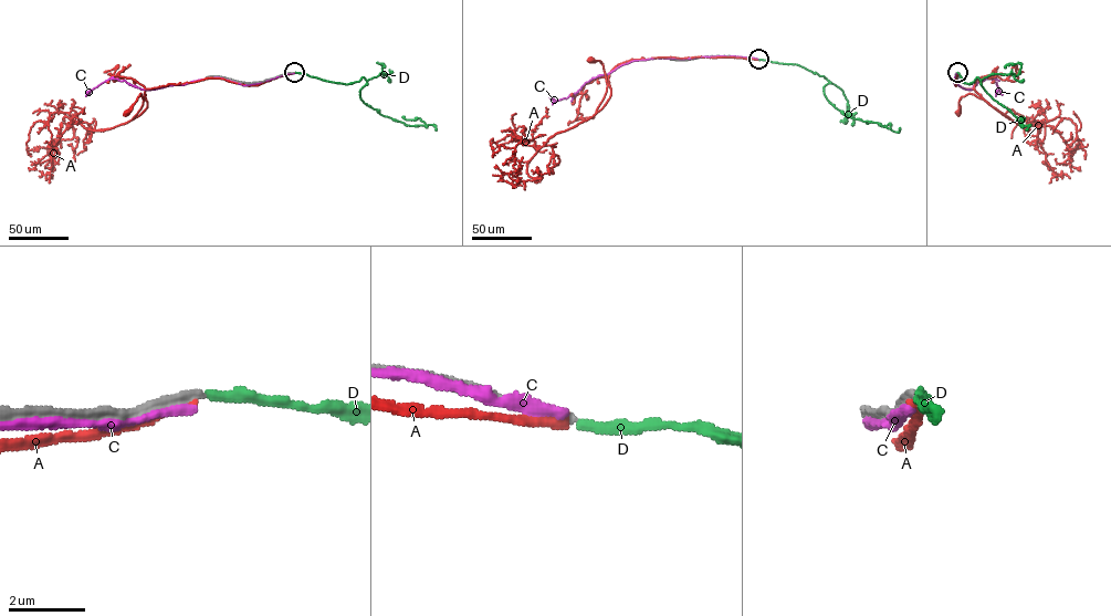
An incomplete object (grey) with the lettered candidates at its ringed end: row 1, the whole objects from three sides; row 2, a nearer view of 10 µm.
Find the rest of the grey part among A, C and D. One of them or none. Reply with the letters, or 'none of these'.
D

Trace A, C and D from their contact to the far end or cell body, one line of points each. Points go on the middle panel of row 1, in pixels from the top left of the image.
A: (757, 59), (700, 56), (626, 61), (609, 73), (610, 96), (596, 112), (607, 85), (603, 64), (590, 60)
C: (755, 59), (722, 56), (635, 60), (593, 77), (566, 98), (556, 101), (549, 97)
D: (758, 60), (798, 64), (824, 75), (830, 82), (824, 94), (844, 115), (890, 128), (867, 123)

